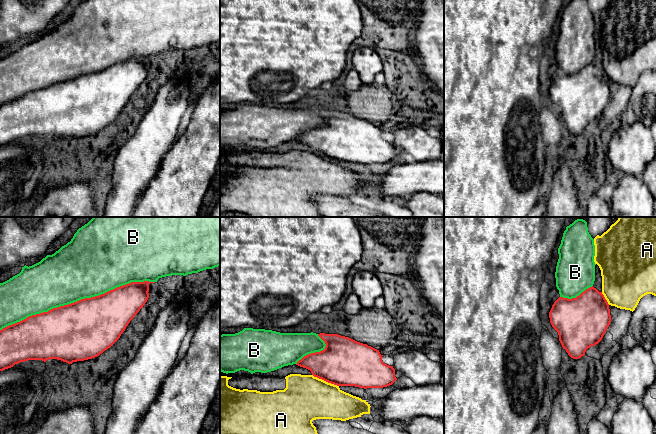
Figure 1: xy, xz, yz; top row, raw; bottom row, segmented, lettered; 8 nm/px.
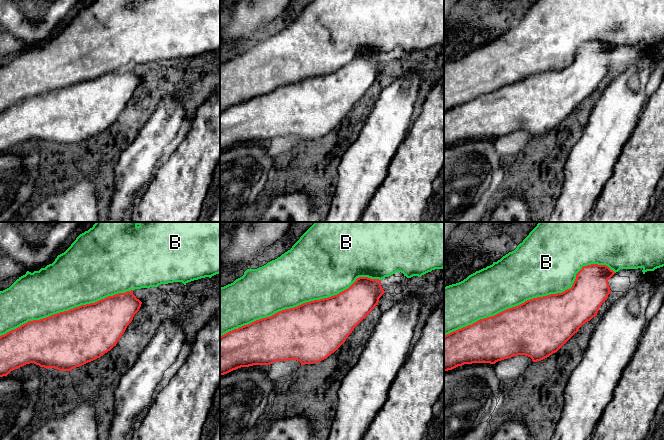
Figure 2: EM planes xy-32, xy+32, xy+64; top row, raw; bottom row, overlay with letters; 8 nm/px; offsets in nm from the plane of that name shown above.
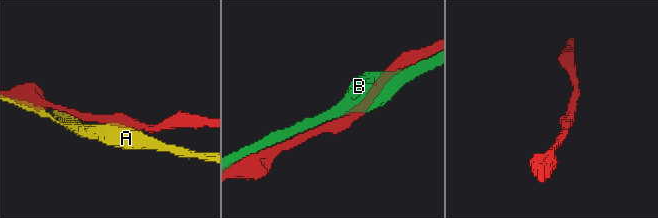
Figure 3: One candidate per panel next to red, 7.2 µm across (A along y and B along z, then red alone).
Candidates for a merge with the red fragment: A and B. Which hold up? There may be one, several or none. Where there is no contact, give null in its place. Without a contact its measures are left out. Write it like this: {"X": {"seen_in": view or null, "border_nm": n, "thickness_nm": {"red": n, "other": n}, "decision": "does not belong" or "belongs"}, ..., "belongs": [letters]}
{"A": {"seen_in": "xz", "border_nm": 240, "thickness_nm": {"red": 380, "other": 360}, "decision": "does not belong"}, "B": {"seen_in": "xy", "border_nm": 1300, "thickness_nm": {"red": 480, "other": 460}, "decision": "belongs"}, "belongs": ["B"]}

